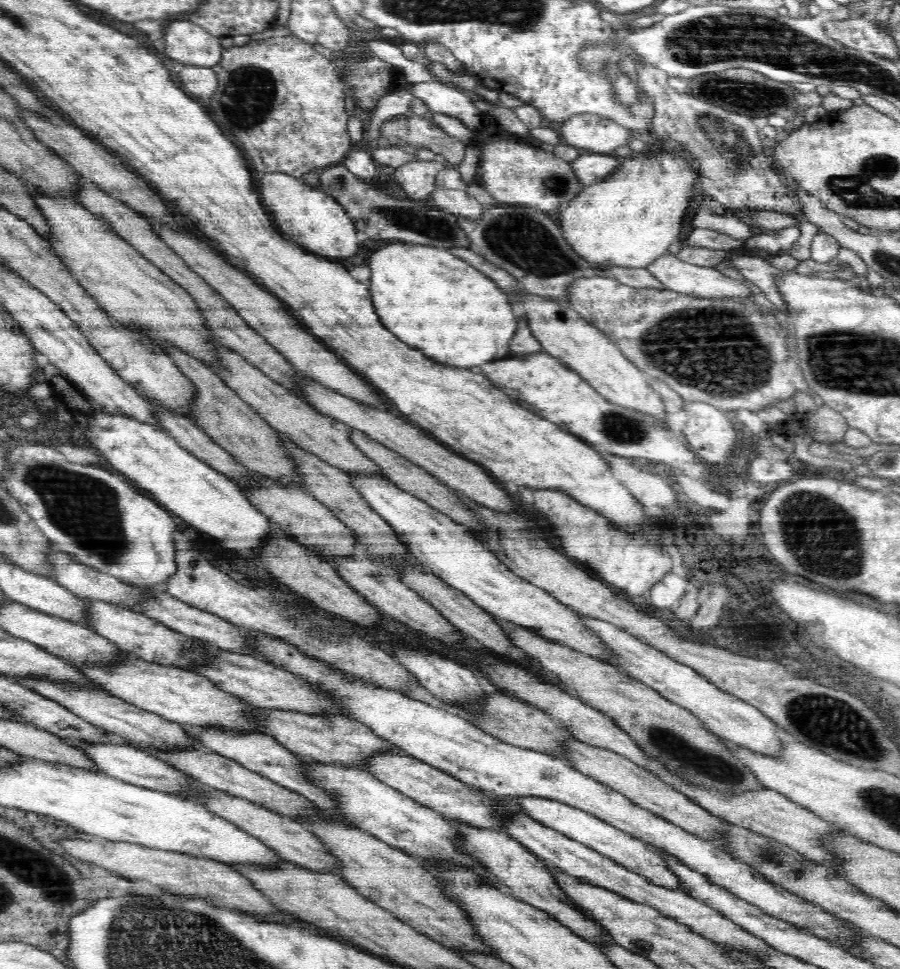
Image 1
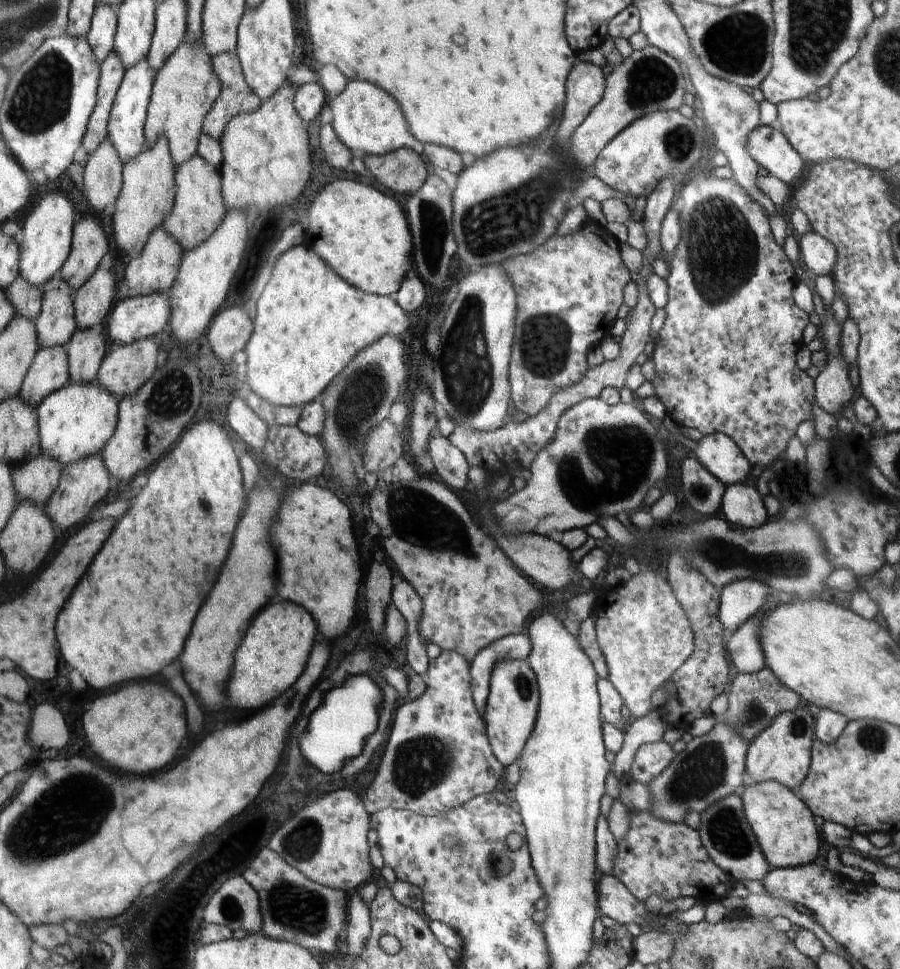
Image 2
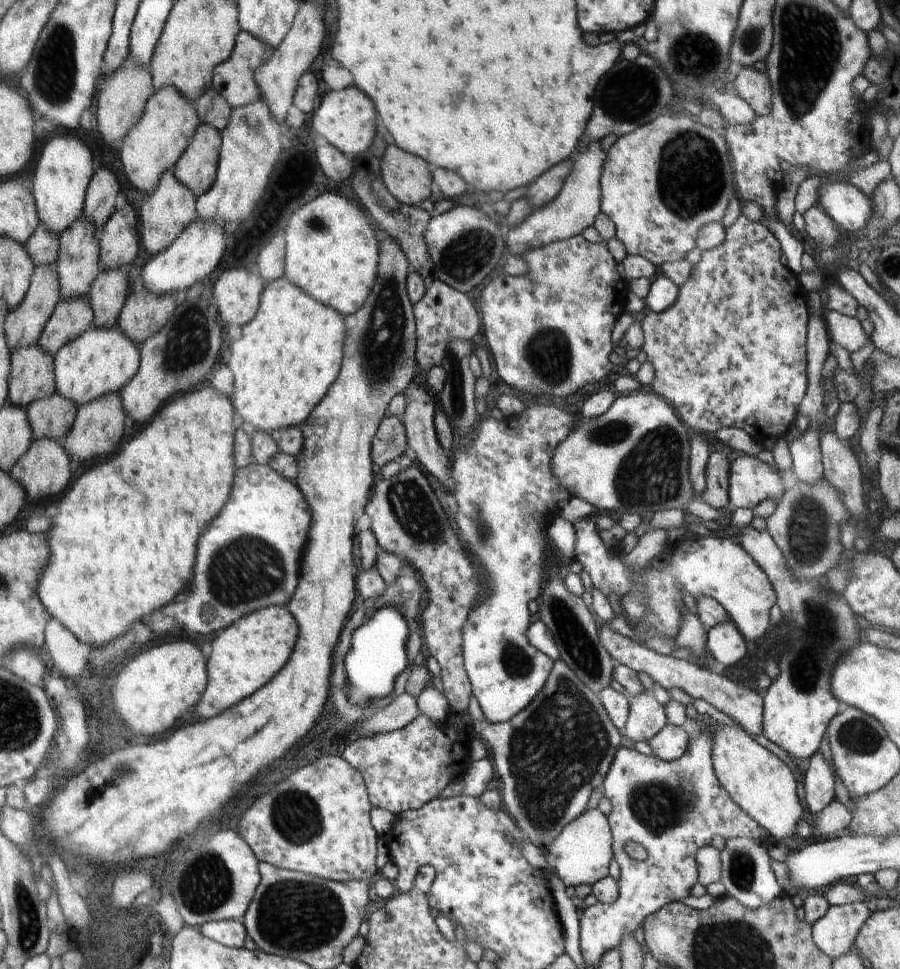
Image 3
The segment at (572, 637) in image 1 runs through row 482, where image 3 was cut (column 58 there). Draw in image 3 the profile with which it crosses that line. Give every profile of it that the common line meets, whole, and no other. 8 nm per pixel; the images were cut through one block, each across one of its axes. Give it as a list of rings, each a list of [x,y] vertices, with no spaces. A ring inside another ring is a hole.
[[[95,324],[86,333],[63,346],[56,353],[55,383],[58,392],[80,408],[110,393],[120,393],[139,372],[140,346],[114,326],[100,328]]]

